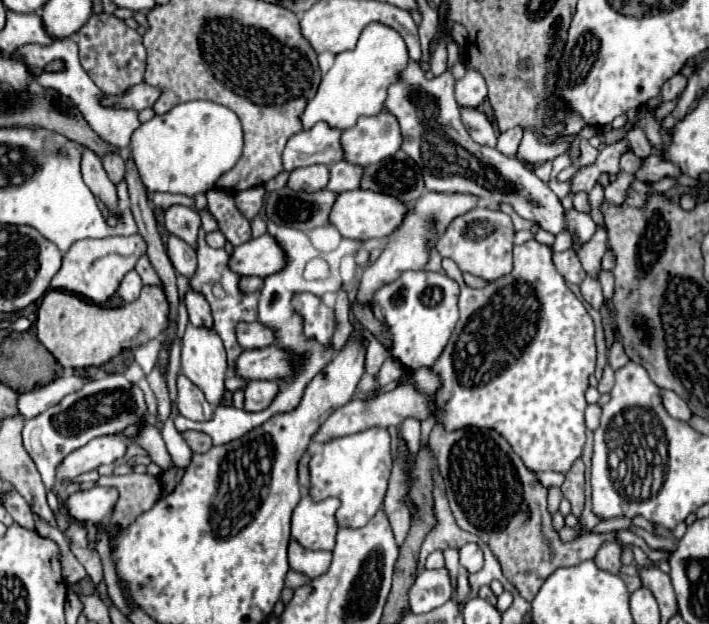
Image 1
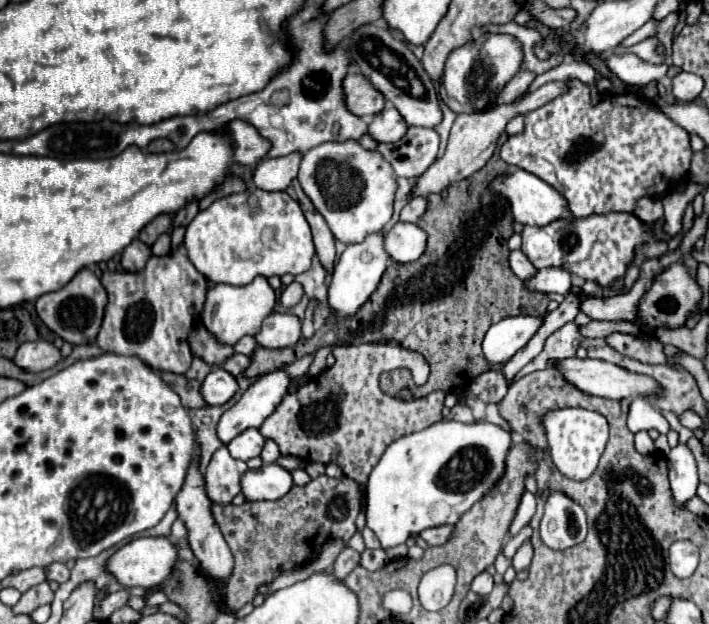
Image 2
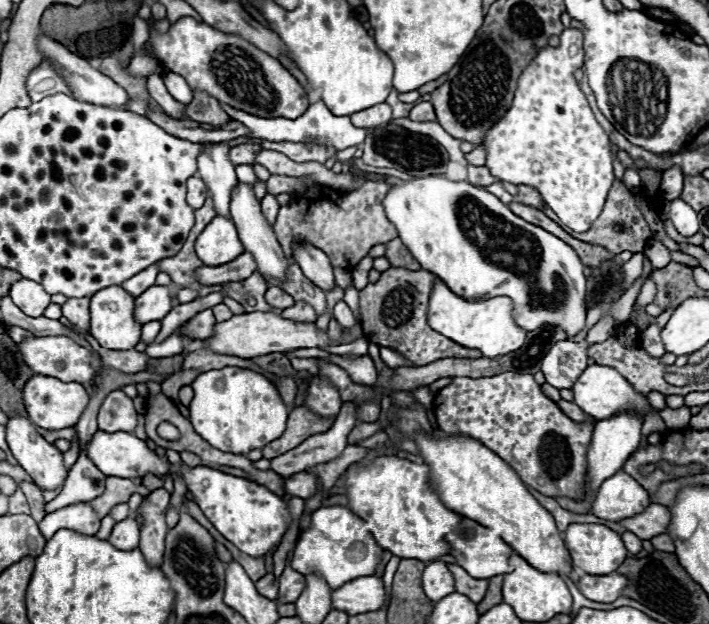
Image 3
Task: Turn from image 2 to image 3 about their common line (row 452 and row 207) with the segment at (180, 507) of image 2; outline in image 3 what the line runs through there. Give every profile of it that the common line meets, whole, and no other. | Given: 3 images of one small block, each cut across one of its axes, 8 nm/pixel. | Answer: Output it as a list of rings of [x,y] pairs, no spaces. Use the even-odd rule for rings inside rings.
[[[192,176],[188,180],[188,204],[192,208],[200,208],[206,200],[206,186],[198,176]]]

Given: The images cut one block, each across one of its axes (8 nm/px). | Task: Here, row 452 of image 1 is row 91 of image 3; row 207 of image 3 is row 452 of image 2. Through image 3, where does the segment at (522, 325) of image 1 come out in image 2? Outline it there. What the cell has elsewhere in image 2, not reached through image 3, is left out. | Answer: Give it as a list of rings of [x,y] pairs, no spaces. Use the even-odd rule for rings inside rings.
[[[558,408],[542,416],[542,426],[546,430],[550,458],[554,466],[570,480],[588,480],[608,442],[608,422],[600,412],[590,412],[586,408]]]

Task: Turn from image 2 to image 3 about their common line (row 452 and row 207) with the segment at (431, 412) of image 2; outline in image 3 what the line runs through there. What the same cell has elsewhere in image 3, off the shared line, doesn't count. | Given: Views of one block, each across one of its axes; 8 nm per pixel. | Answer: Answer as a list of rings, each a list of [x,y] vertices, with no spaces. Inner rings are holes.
[[[270,176],[266,182],[266,188],[270,194],[290,194],[290,204],[282,206],[274,224],[274,232],[278,236],[280,246],[284,248],[284,254],[292,256],[292,242],[310,242],[312,246],[326,252],[332,266],[340,266],[346,270],[352,270],[360,264],[360,260],[370,252],[376,244],[386,244],[398,236],[396,228],[388,222],[384,214],[382,200],[388,192],[386,182],[364,182],[358,190],[348,192],[336,200],[336,190],[326,186],[314,186],[310,190],[304,190],[298,184],[298,178],[288,176]]]

